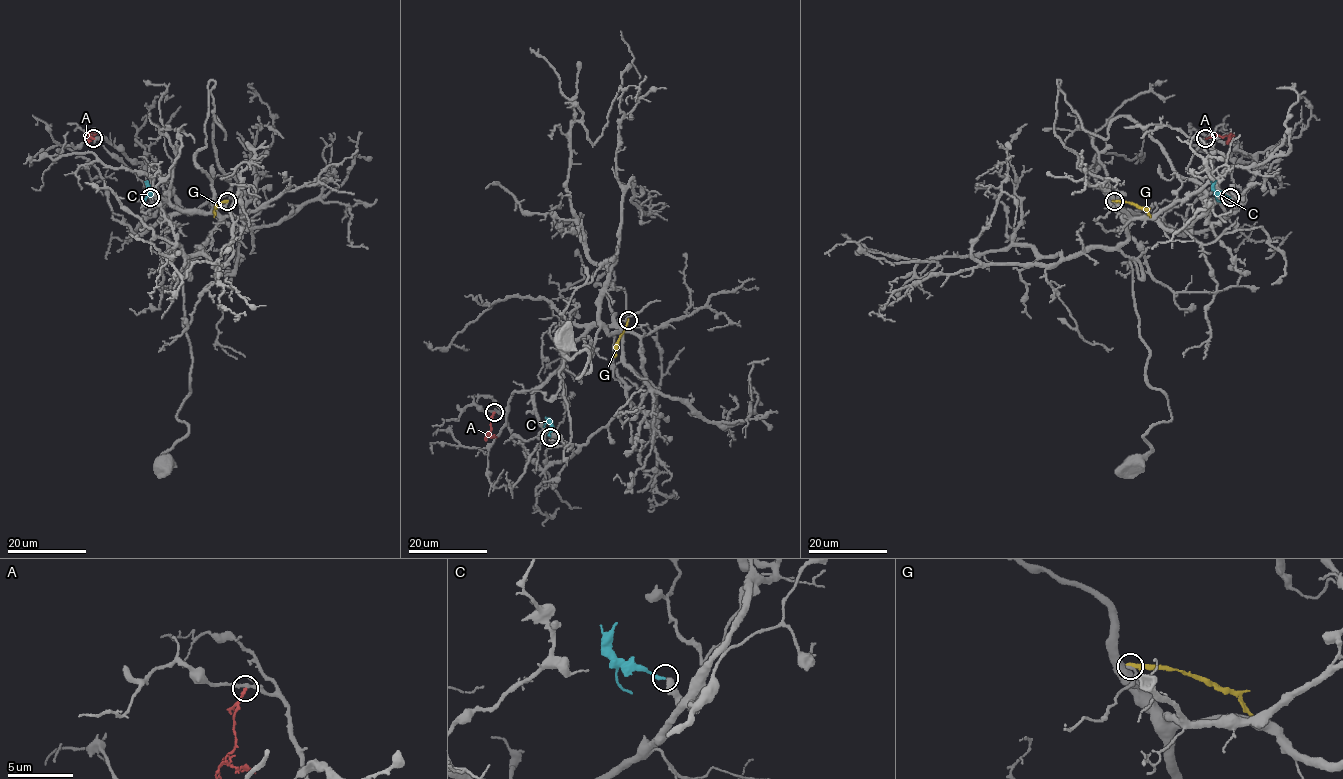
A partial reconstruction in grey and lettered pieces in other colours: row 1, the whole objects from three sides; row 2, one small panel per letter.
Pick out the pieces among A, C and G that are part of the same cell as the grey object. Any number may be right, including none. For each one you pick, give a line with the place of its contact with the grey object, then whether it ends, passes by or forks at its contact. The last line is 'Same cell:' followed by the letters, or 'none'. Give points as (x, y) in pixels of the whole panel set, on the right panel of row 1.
C: meets grey at (1230, 197); it ends there
Same cell: C

